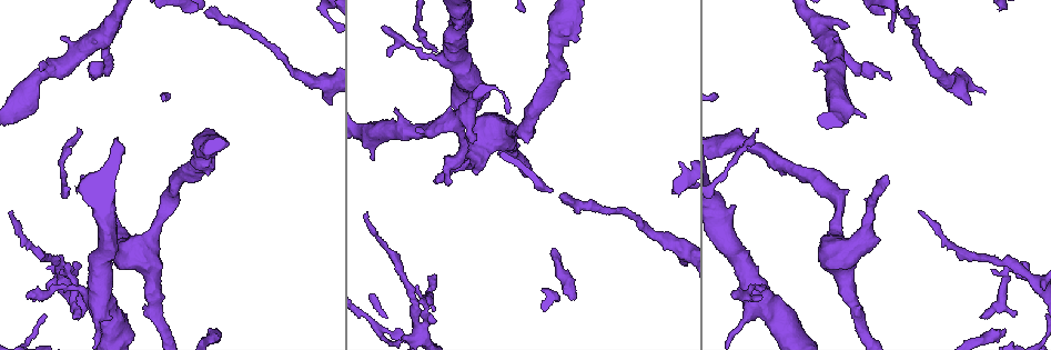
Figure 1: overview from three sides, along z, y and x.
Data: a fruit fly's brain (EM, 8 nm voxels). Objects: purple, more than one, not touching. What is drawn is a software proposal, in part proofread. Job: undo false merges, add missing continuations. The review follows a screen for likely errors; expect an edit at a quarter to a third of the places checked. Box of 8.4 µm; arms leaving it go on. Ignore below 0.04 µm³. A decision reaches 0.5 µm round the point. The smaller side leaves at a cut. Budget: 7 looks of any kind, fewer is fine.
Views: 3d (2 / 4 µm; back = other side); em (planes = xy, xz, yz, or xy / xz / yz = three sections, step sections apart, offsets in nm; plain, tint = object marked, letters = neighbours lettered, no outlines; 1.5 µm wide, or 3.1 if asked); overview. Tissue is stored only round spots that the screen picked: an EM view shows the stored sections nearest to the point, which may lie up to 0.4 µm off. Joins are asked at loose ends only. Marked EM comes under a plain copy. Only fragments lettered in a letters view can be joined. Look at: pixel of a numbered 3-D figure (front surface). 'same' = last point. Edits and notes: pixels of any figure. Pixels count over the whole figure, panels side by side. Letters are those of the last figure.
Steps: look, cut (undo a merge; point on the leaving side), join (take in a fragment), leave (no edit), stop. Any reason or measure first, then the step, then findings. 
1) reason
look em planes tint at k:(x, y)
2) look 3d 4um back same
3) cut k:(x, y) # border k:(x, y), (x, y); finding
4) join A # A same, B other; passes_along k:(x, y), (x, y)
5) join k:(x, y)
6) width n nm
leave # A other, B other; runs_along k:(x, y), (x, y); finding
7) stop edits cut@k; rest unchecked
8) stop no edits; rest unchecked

stops while still wide
look 3d 4um at 1:(415, 130)

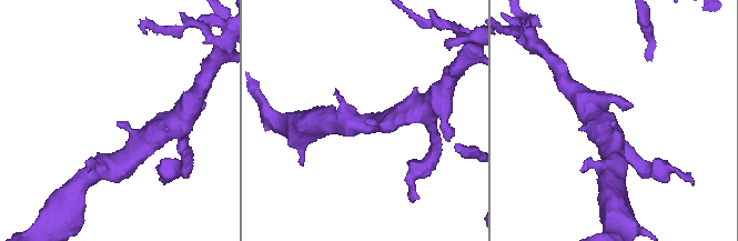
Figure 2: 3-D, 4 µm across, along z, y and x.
look em yz step 4 tint at 2:(612, 121)

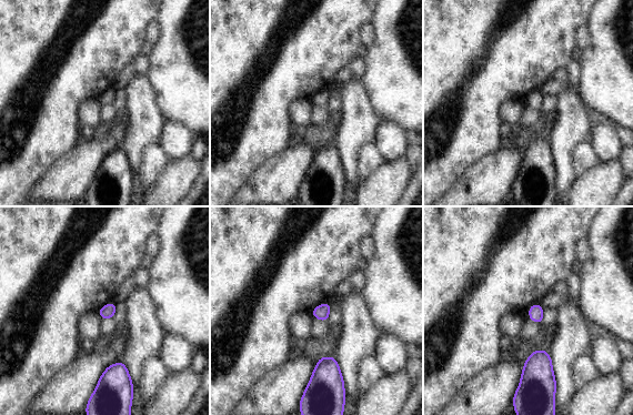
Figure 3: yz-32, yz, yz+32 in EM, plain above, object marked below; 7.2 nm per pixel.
look em xy step 4 letters same

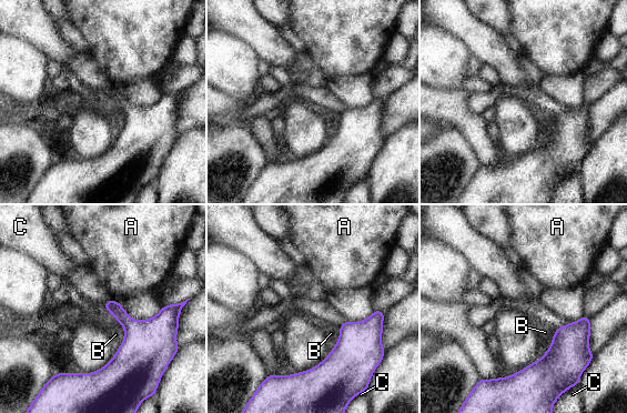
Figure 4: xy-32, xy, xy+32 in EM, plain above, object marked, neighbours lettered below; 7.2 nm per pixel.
leave # A other, B other, C other; runs_along 4:(165, 308), (161, 318), (108, 368); no lettered fragment goes on from it

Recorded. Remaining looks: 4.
an open end
look em planes letters at 1:(887, 175)

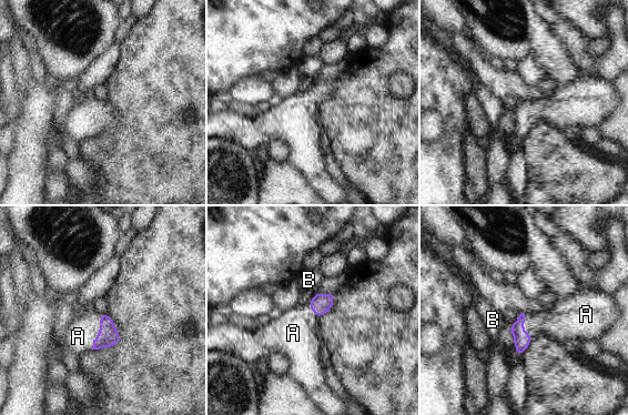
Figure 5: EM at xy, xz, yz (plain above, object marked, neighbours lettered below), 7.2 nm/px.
join 5:(78, 336) # A same, B other; passes_along 5:(108, 336), (99, 332), (78, 336); the neuron continues

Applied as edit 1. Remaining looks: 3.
stop edits join@5; rest unchecked

